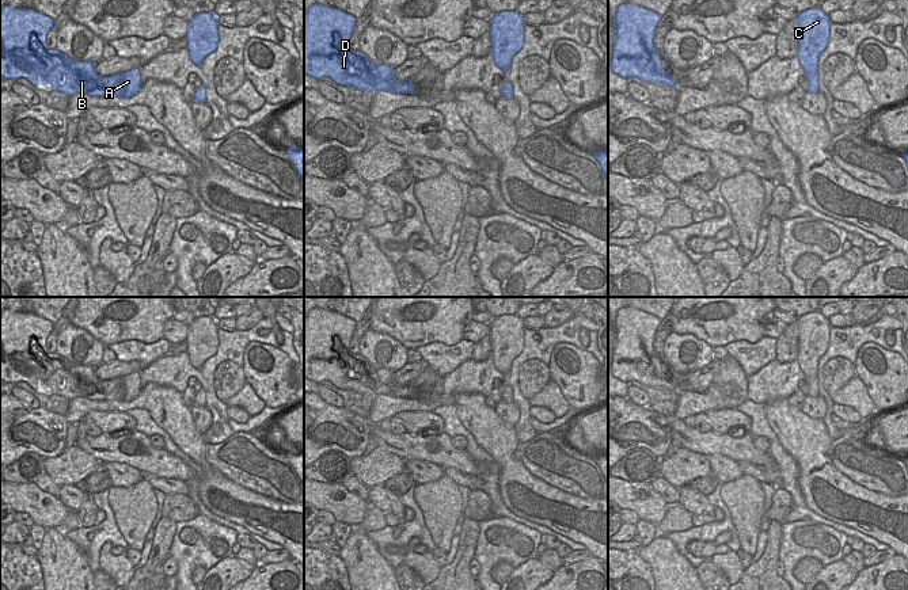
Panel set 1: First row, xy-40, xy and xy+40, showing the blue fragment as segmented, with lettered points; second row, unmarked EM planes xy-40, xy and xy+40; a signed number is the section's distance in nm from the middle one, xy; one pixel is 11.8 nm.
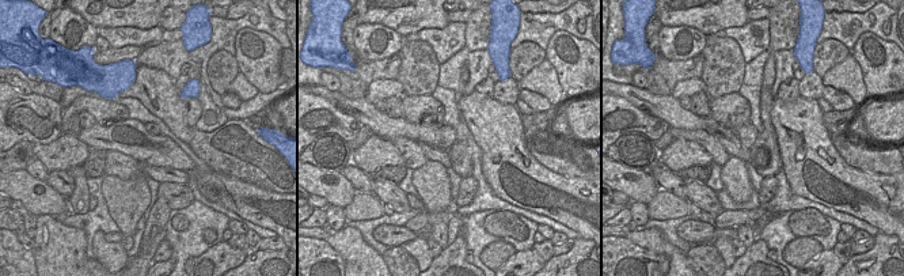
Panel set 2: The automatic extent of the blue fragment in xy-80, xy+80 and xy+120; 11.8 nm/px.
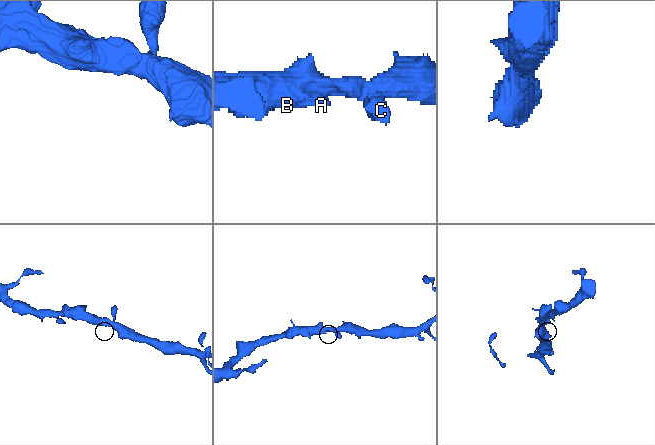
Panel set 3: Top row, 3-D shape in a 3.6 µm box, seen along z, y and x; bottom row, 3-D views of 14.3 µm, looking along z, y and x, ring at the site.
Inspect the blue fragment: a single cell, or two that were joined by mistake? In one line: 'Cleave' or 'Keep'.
Keep

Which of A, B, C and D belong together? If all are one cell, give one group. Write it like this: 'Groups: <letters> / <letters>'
Groups: A B C D

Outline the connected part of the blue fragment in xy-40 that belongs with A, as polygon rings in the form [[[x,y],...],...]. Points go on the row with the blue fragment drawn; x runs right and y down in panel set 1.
[[[0,8],[0,77],[27,79],[34,87],[50,84],[69,96],[132,98],[141,88],[140,68],[99,76],[91,61],[73,61],[57,49],[46,47],[53,19],[27,8]]]

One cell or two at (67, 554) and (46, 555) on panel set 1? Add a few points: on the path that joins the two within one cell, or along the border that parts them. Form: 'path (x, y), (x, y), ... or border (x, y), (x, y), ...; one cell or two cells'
path (61, 554), (52, 555); one cell

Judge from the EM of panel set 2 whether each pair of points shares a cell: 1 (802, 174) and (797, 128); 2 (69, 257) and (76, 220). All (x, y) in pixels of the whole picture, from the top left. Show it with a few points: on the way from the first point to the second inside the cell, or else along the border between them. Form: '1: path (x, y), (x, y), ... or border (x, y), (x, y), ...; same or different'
1: path (802, 163), (801, 139); same
2: border (54, 216), (84, 233), (87, 257); different

